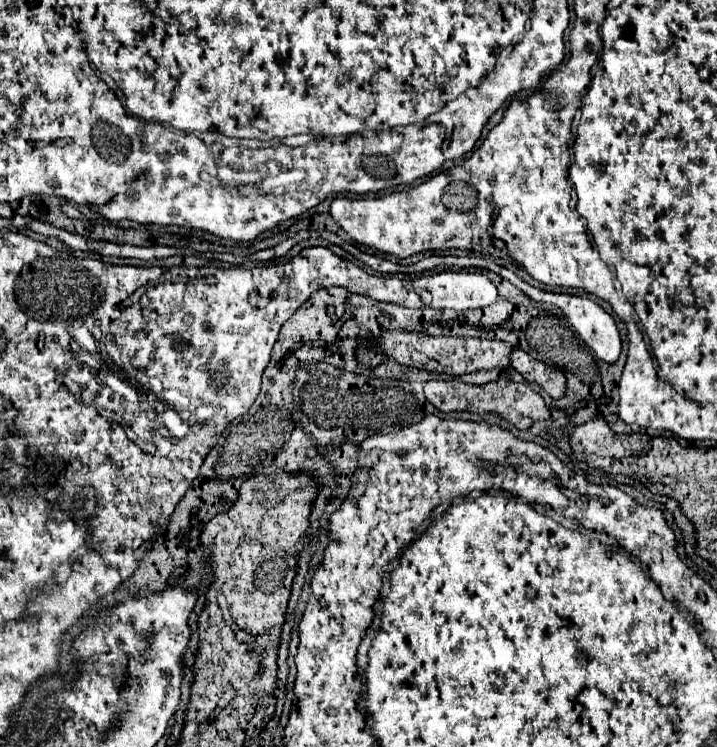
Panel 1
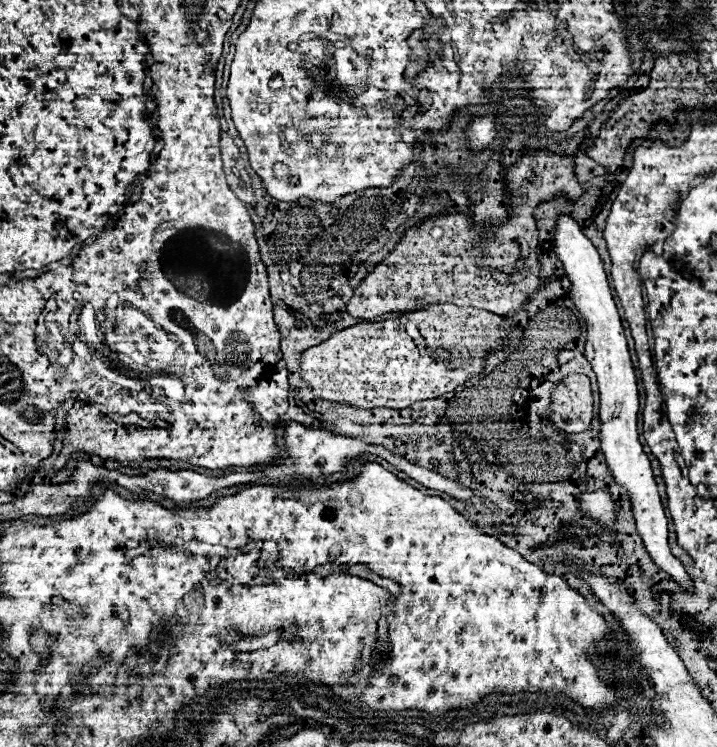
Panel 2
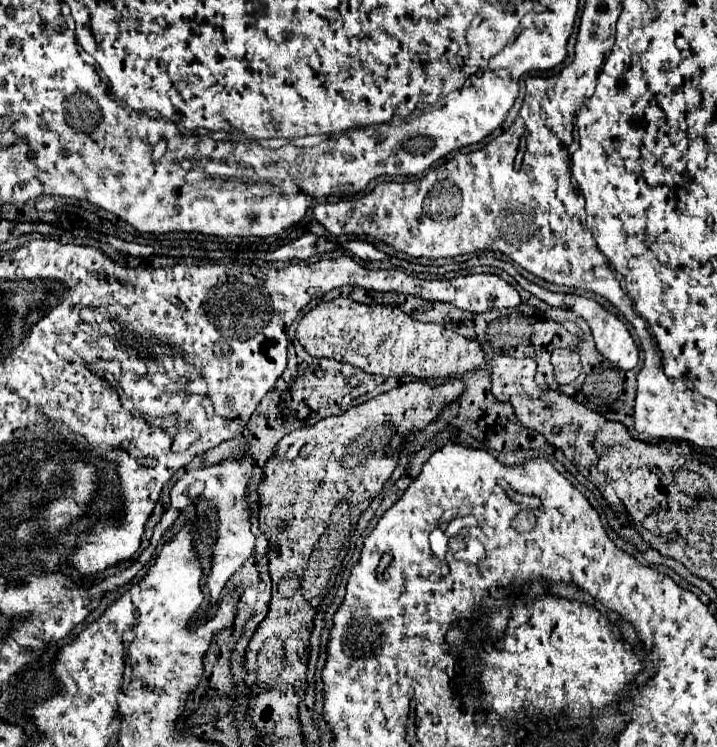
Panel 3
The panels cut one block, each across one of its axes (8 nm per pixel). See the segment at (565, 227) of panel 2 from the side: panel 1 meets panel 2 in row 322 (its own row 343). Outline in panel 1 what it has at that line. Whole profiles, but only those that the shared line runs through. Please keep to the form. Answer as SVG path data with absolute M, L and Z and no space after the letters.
M494 266L494 272L500 274L502 278L506 278L506 280L510 280L512 284L516 284L516 286L518 286L522 292L526 292L528 297L533 301L558 306L558 308L566 314L566 318L570 320L570 324L574 326L574 330L580 334L580 338L586 342L586 346L590 346L590 348L596 352L596 356L598 356L600 360L604 360L604 362L608 362L608 364L614 364L614 362L618 360L620 350L622 350L622 340L620 340L618 326L616 326L614 318L612 318L602 306L598 306L594 300L590 300L590 298L586 298L586 296L554 294L554 292L551 291L540 290L540 288L536 288L524 282L521 278L518 278L514 272L510 272L508 268L502 268L502 266Z

